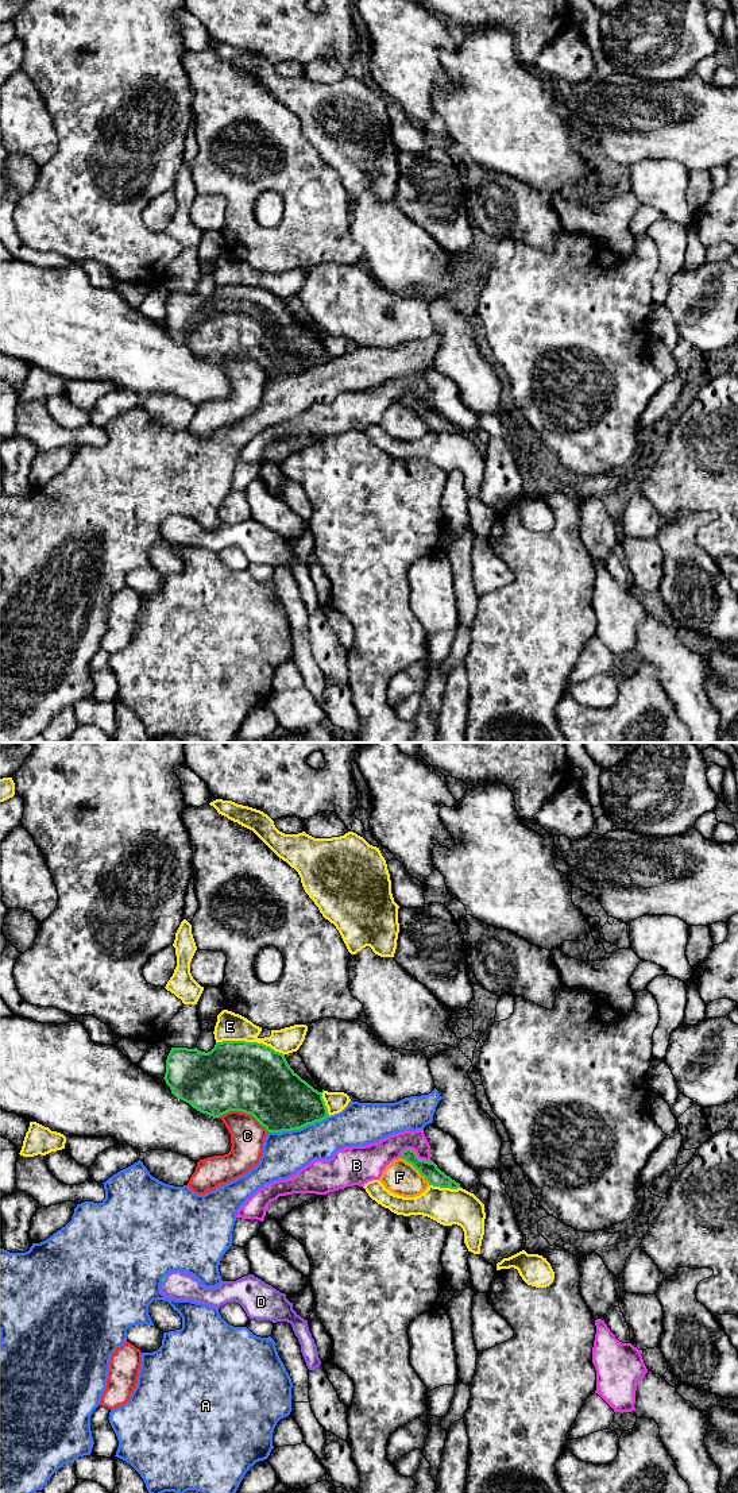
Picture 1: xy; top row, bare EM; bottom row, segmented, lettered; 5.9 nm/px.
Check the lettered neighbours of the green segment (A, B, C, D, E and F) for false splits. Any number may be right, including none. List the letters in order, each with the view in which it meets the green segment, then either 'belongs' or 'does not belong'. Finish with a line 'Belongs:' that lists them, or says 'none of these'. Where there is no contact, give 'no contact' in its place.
A: xy | does not belong
B: xy | does not belong
C: xy | does not belong
D: xy | belongs
E: xy | does not belong
F: xy | does not belong
Belongs: D

